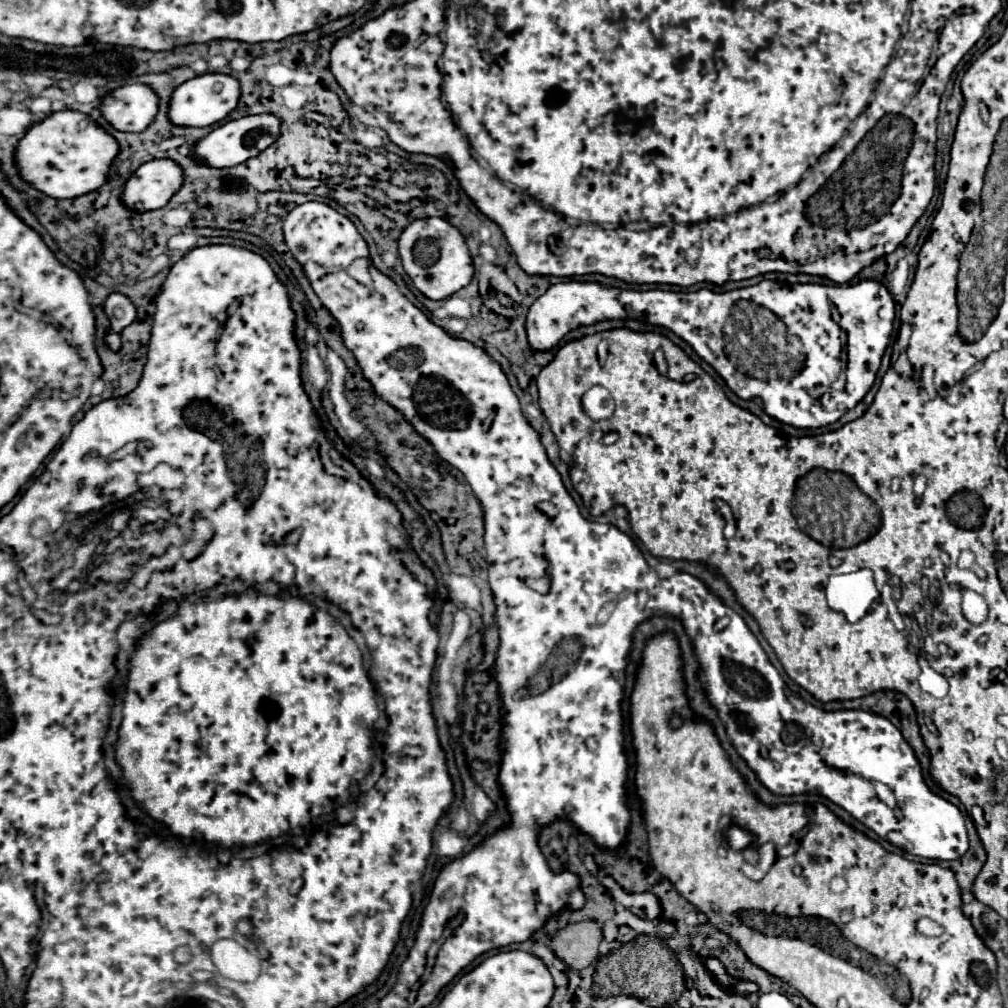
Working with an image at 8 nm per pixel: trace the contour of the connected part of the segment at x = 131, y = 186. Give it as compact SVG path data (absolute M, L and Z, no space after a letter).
M153 159L143 163L125 183L123 203L133 211L161 209L181 189L183 169L173 159Z

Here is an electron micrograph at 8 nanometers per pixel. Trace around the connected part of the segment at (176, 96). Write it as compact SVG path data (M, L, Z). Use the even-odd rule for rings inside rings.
M205 73L197 75L183 85L179 85L173 91L171 97L171 109L169 119L173 125L185 125L185 127L209 127L213 123L223 121L239 103L241 85L233 75L225 73Z

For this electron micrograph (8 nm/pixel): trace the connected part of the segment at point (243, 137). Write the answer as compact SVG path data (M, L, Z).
M263 113L263 115L247 115L241 119L227 121L225 125L217 127L211 131L207 137L203 137L195 145L195 157L211 167L233 167L239 165L251 157L257 157L261 151L271 147L279 139L281 131L281 119L273 113Z

